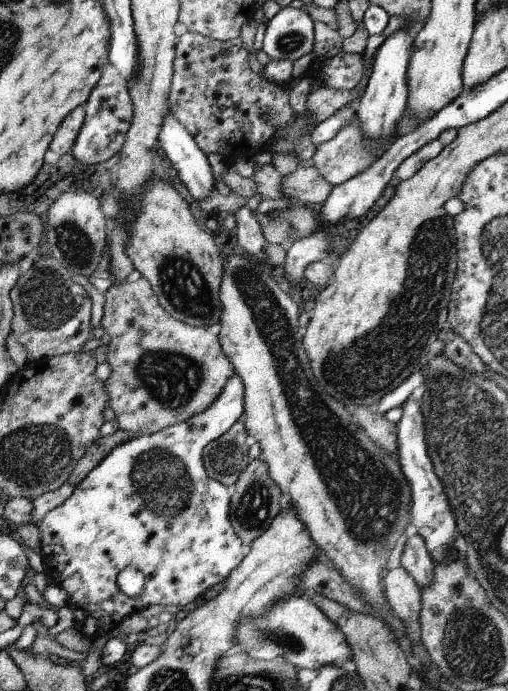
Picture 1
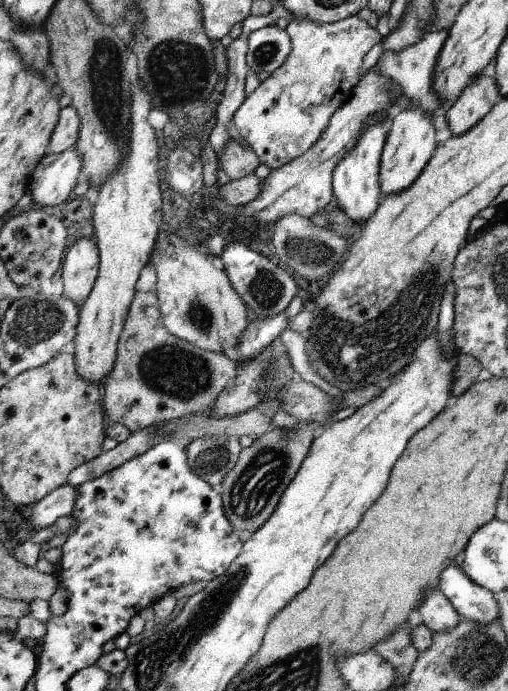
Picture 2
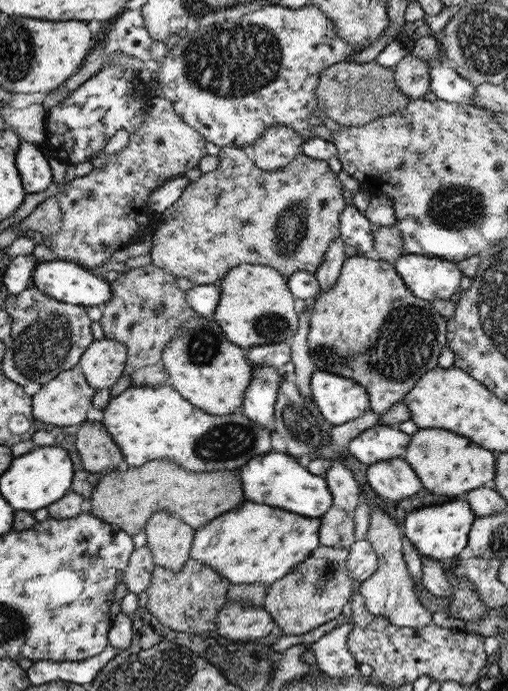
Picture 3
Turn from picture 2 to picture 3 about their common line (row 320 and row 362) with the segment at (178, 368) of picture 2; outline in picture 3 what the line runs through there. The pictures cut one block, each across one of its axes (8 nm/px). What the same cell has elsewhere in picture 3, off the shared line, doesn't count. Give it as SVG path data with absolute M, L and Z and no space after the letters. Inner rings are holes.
M152 264L119 273L118 278L111 282L111 297L104 303L99 322L105 338L119 340L127 348L126 371L123 378L111 387L111 399L132 386L168 384L170 374L162 364L164 349L176 338L181 324L197 316L188 304L185 291L176 284L176 279L172 273ZM160 304L164 310L156 315L154 308Z

